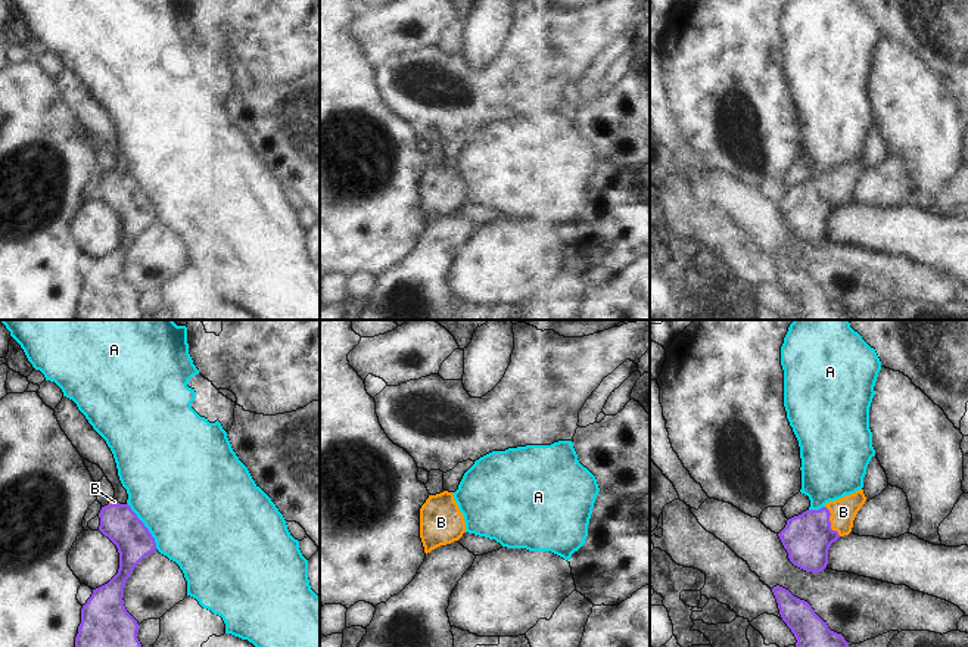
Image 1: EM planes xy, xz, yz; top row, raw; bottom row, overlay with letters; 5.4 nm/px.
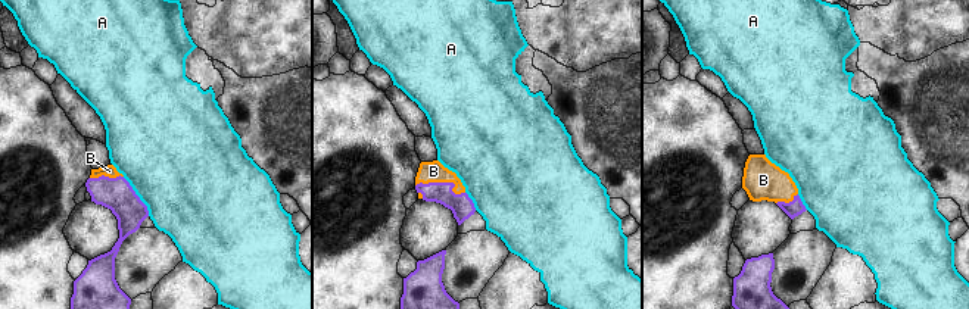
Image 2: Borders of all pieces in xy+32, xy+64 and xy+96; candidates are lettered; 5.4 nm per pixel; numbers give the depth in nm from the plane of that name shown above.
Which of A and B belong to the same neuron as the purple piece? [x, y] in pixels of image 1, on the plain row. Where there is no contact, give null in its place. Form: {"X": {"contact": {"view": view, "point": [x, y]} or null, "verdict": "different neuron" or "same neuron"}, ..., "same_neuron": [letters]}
{"A": {"contact": {"view": "xy", "point": [143, 195]}, "verdict": "different neuron"}, "B": {"contact": {"view": "yz", "point": [830, 192]}, "verdict": "same neuron"}, "same_neuron": ["B"]}

